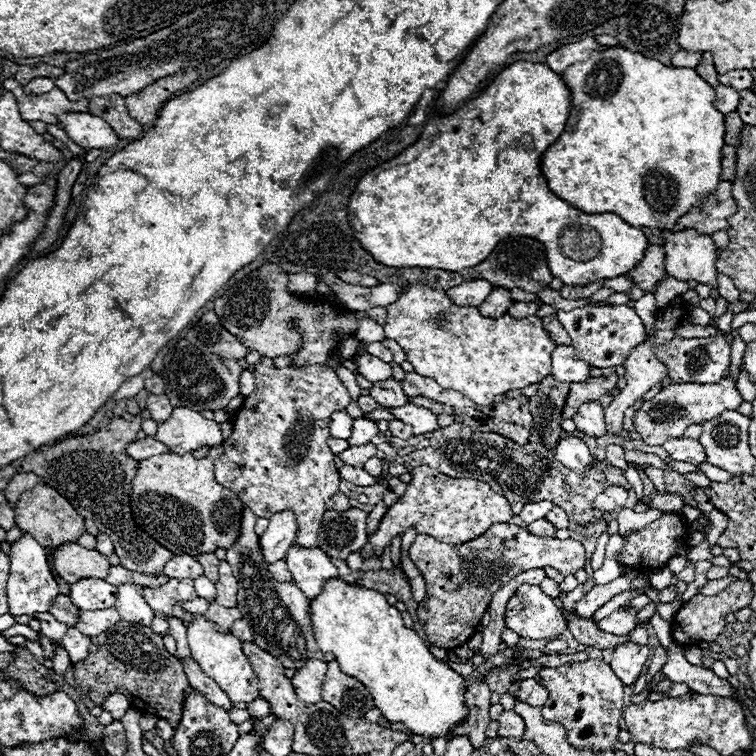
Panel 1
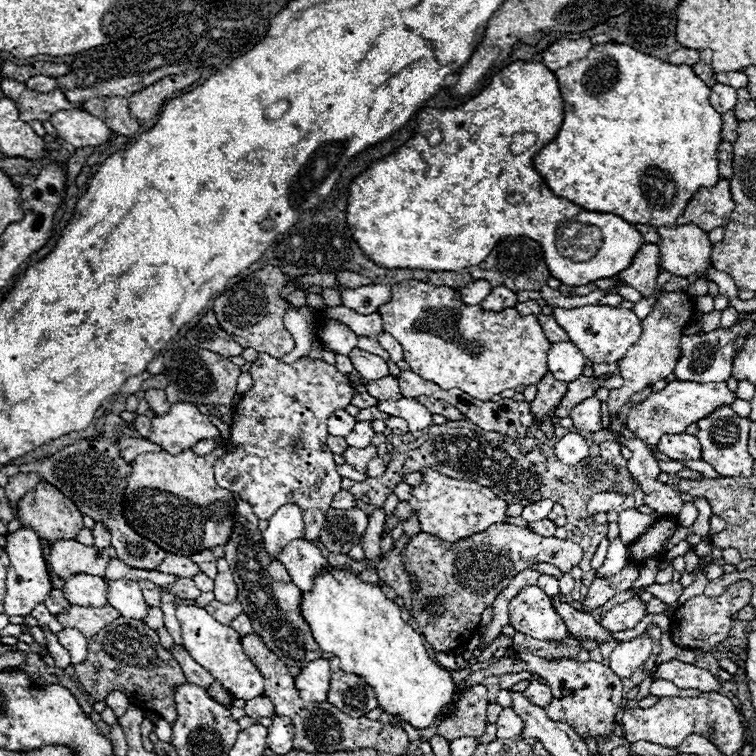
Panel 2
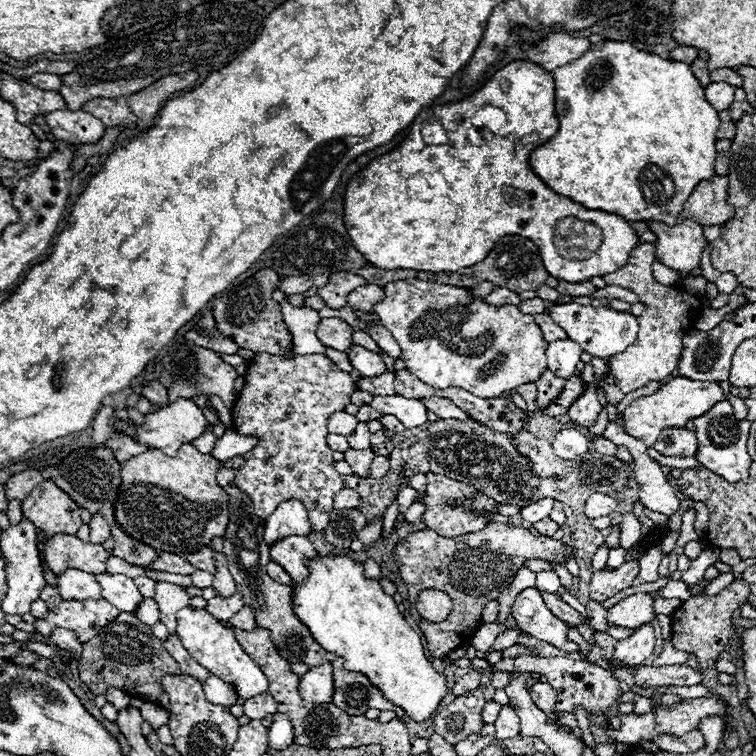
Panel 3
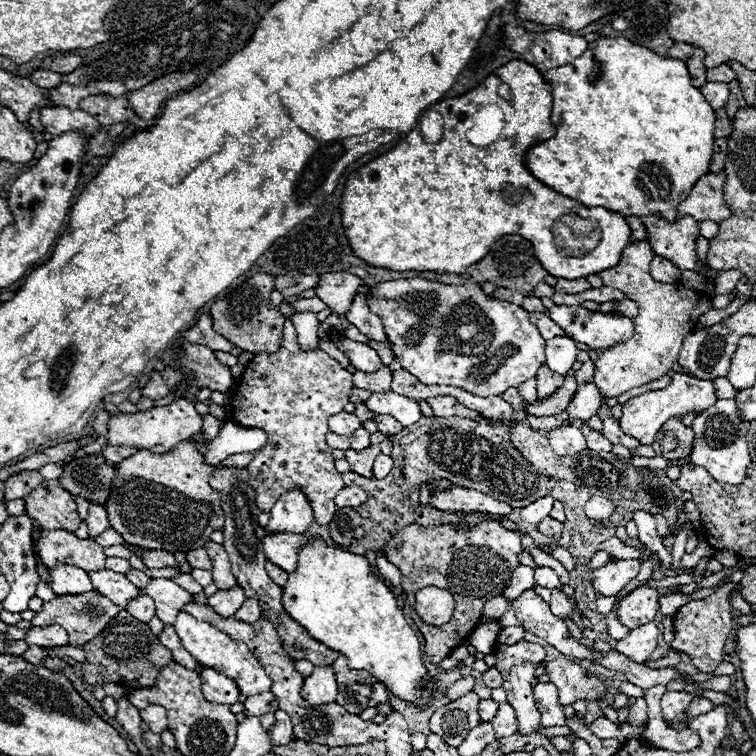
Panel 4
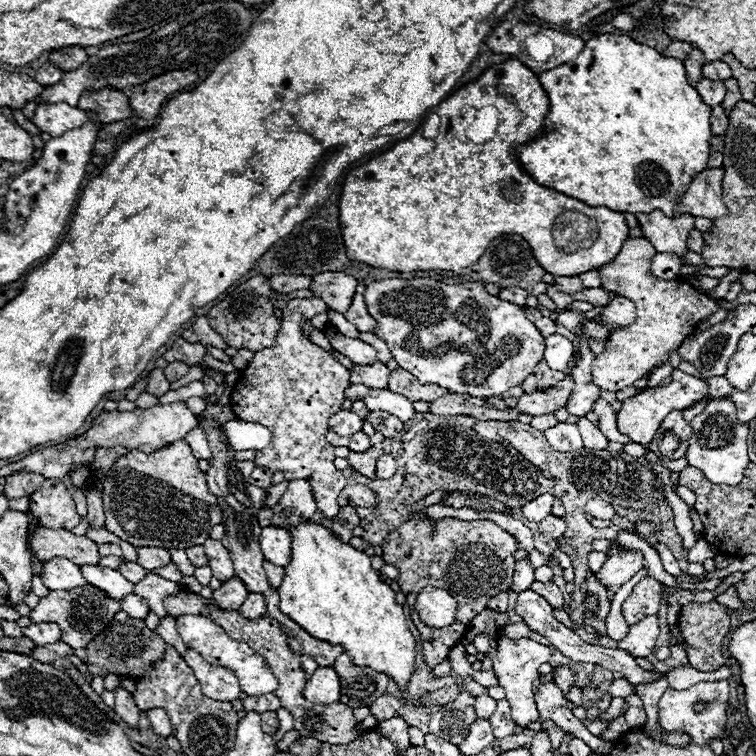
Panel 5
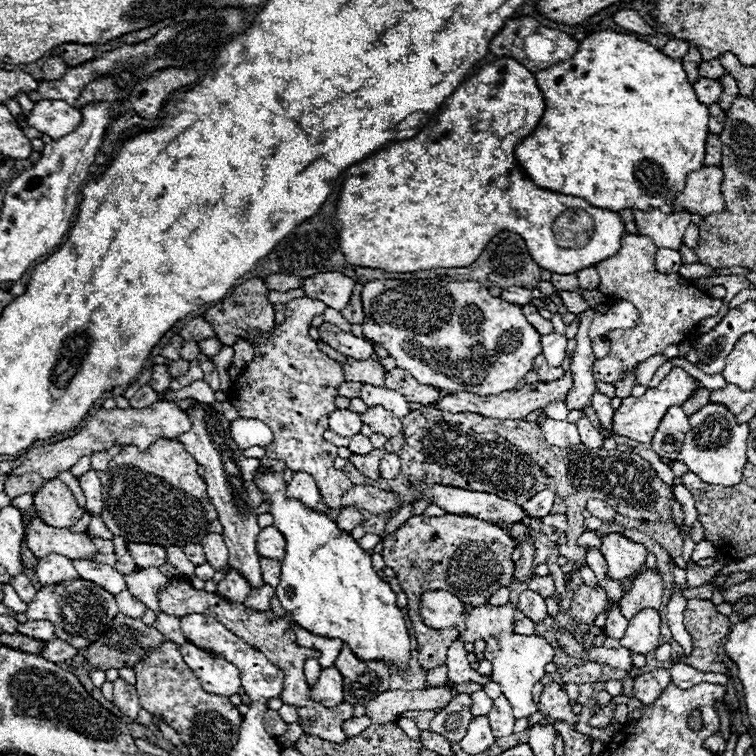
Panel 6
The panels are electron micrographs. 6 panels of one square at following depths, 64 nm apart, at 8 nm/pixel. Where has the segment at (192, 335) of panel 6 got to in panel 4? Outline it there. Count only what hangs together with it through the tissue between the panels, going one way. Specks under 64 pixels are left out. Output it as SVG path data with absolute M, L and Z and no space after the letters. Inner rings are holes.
M202 314L198 318L198 322L184 332L184 338L188 342L194 342L194 344L202 344L202 346L208 346L212 348L214 352L220 350L220 352L232 352L234 344L228 342L224 336L220 336L214 328L212 328L212 320L210 320L210 314Z

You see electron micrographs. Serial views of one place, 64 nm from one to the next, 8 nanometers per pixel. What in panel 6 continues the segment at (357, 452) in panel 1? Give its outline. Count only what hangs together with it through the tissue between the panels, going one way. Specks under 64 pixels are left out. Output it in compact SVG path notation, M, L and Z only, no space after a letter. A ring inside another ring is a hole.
M374 448L372 452L368 452L368 454L364 454L364 456L352 454L348 460L350 460L364 476L368 476L368 478L372 478L372 480L378 480L378 478L380 478L380 476L378 476L378 464L380 464L380 456L384 456L384 454L386 454L384 448Z

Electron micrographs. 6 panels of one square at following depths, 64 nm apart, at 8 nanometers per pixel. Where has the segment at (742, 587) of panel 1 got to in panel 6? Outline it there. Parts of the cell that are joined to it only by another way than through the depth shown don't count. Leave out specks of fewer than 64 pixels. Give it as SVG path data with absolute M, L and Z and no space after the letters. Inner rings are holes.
M688 600L686 610L684 610L684 628L688 630L692 638L692 648L694 648L692 654L686 658L688 664L700 672L724 672L726 674L728 668L724 666L724 662L718 660L718 648L730 634L730 622L724 614L718 612L716 604L712 604L710 600Z

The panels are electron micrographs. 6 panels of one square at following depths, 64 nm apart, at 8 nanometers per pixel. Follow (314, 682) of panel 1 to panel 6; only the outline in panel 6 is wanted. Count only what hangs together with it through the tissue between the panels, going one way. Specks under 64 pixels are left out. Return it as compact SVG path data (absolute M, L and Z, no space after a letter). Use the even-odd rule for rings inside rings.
M324 668L320 670L320 676L316 680L316 684L310 688L310 696L316 702L322 702L324 706L336 706L340 702L344 702L344 678L340 676L340 672L336 668Z

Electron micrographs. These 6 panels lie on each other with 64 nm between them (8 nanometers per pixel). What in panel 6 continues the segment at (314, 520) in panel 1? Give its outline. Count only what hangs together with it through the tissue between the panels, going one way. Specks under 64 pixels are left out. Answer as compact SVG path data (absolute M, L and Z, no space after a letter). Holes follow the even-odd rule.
M294 298L286 302L286 320L276 326L268 340L260 334L260 342L254 346L254 360L228 388L228 402L238 410L240 418L254 418L270 426L274 440L266 448L268 458L284 460L284 466L292 472L310 474L316 480L322 502L330 510L338 510L342 494L352 482L342 470L334 468L336 446L328 444L322 434L328 430L330 414L338 408L338 386L346 380L342 366L328 358L308 336L312 318L324 310L326 304L312 298Z

